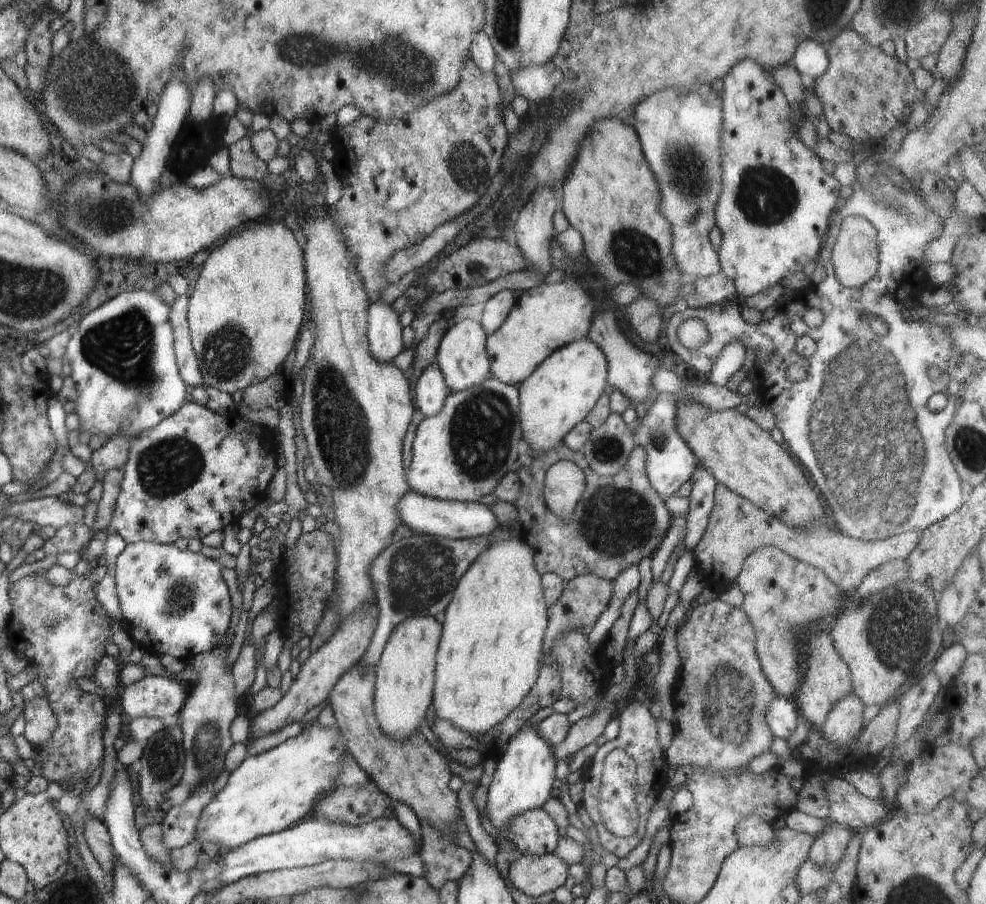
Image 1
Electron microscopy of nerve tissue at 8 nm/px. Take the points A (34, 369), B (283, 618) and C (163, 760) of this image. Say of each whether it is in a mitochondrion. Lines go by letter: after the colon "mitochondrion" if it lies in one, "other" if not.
A: other
B: other
C: mitochondrion

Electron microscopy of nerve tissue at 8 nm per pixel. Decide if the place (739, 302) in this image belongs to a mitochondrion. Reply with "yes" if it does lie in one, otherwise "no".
no

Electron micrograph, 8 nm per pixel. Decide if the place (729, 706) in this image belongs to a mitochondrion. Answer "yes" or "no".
yes

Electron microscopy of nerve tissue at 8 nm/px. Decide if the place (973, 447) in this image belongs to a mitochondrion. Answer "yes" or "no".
yes

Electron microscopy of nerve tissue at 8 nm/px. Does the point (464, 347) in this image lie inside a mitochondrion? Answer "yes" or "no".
no

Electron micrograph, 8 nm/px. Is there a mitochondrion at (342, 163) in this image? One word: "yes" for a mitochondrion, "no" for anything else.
no

